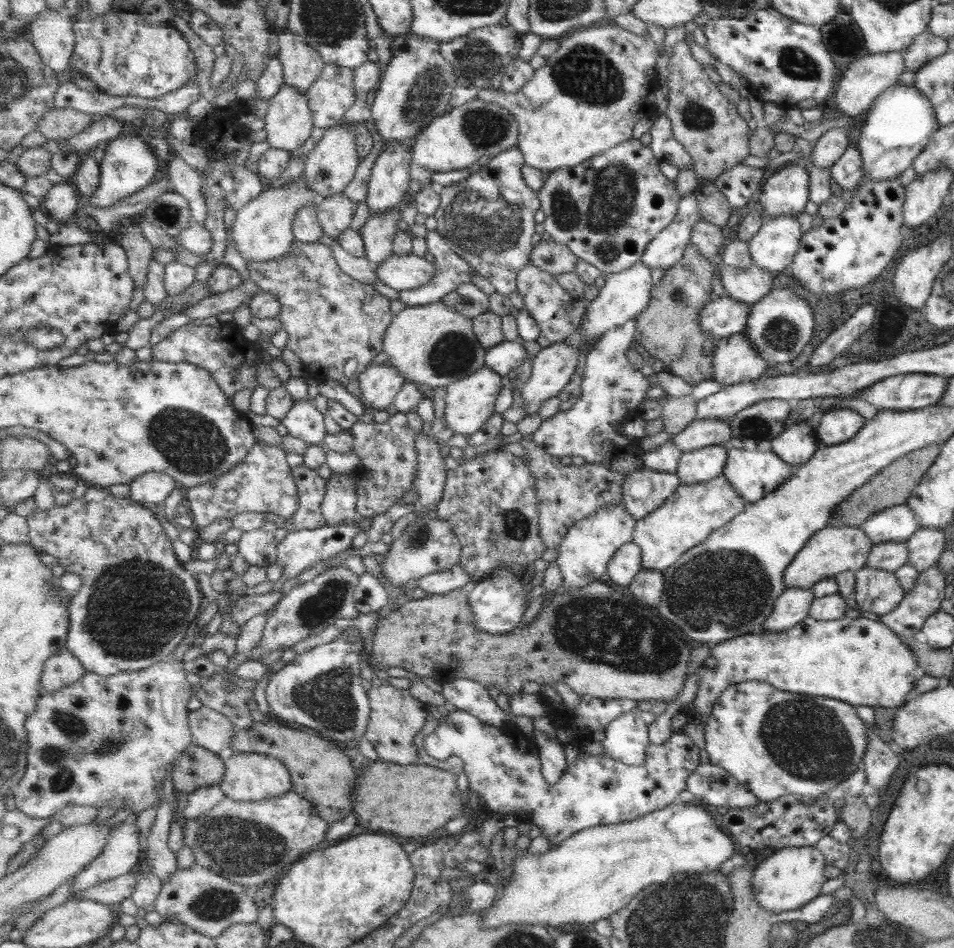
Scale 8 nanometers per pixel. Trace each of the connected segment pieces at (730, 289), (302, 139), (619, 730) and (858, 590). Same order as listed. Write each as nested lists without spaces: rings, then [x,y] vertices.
[[[721,265],[721,280],[728,296],[746,304],[754,304],[773,288],[773,274],[756,265],[747,269]]]
[[[286,84],[270,104],[265,121],[271,146],[288,152],[300,150],[314,132],[315,114],[309,98],[299,88]]]
[[[640,707],[624,714],[623,717],[617,718],[600,736],[606,754],[612,755],[629,765],[644,765],[647,759],[647,748],[651,745],[649,726],[654,720],[656,719],[653,712]]]
[[[866,566],[855,572],[854,596],[863,611],[888,614],[900,604],[905,593],[893,572]]]

